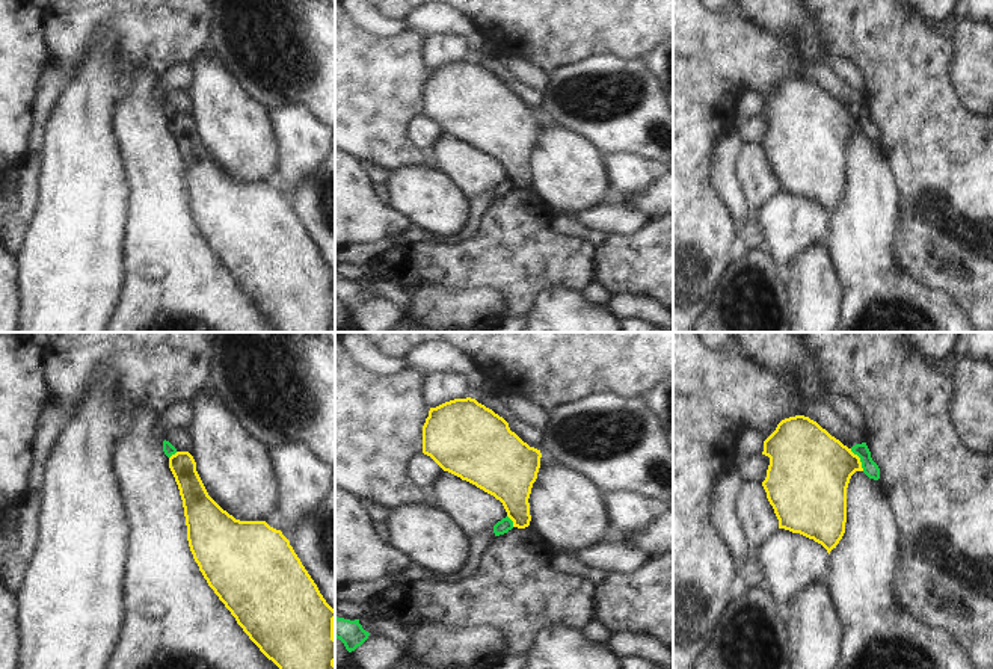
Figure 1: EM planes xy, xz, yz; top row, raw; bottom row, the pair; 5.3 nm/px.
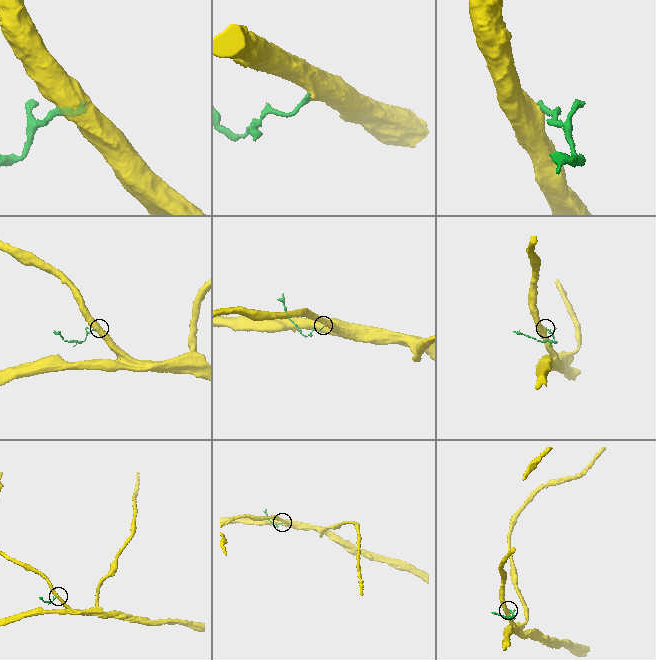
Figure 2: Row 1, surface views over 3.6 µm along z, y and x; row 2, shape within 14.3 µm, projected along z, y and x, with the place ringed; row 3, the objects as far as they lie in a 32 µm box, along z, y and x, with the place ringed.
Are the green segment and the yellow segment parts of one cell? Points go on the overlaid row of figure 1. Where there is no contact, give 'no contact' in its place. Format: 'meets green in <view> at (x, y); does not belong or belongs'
meets green in yz at (860, 459); does not belong

